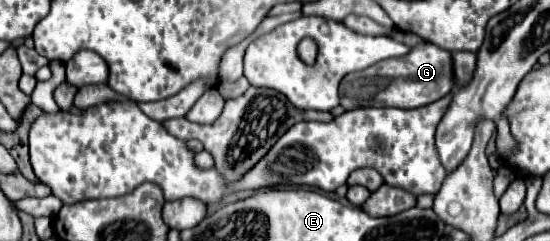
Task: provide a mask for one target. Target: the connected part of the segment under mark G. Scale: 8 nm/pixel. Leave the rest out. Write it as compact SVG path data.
M433 43L415 45L407 55L381 61L365 71L349 73L339 85L341 105L345 109L357 107L399 107L415 109L433 103L435 99L445 97L455 87L453 73L453 55L447 49L441 49Z

